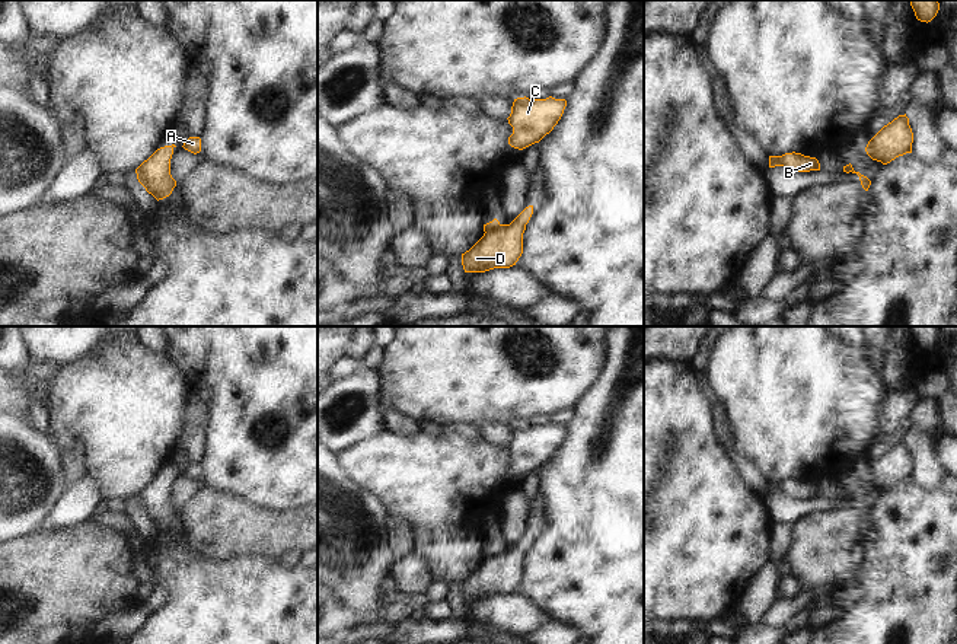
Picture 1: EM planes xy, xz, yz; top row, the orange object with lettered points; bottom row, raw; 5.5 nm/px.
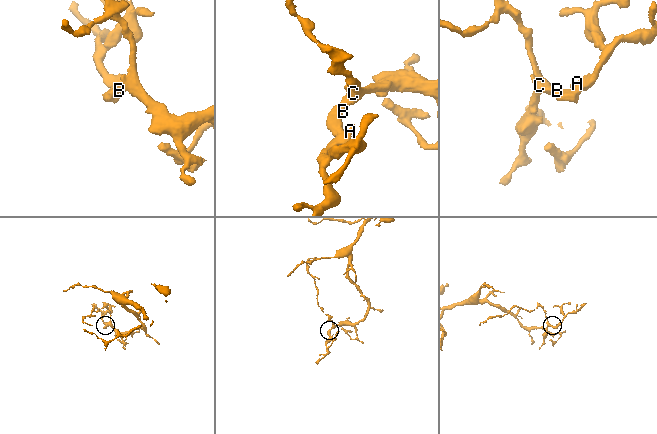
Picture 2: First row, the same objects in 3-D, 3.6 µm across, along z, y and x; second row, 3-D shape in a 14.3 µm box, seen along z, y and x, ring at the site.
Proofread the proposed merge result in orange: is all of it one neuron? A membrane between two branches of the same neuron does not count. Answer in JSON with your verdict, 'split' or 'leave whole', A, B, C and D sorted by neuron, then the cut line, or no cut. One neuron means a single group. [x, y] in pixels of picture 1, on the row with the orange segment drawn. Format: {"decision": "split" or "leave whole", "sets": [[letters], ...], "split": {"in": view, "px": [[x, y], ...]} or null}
{"decision": "split", "sets": [["A", "D"], ["B", "C"]], "split": {"in": "xz", "px": [[498, 223], [485, 233]]}}

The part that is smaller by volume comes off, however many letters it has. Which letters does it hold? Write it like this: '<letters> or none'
A, D

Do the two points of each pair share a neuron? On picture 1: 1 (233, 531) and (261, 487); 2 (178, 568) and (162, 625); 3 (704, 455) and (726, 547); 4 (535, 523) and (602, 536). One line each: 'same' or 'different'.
1: different
2: same
3: same
4: different

